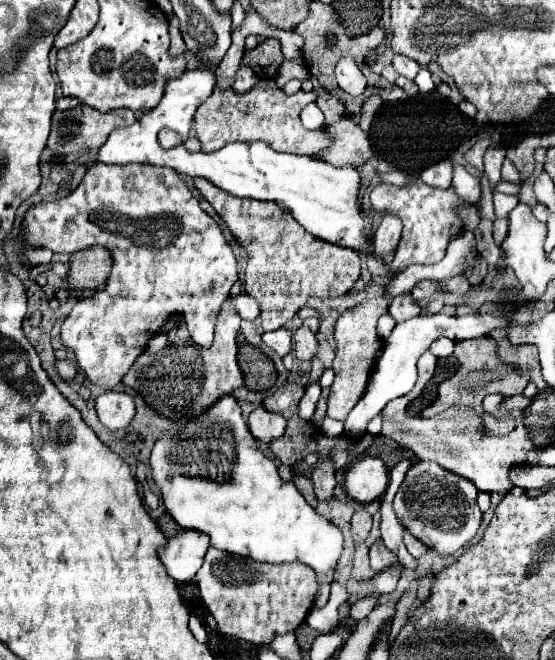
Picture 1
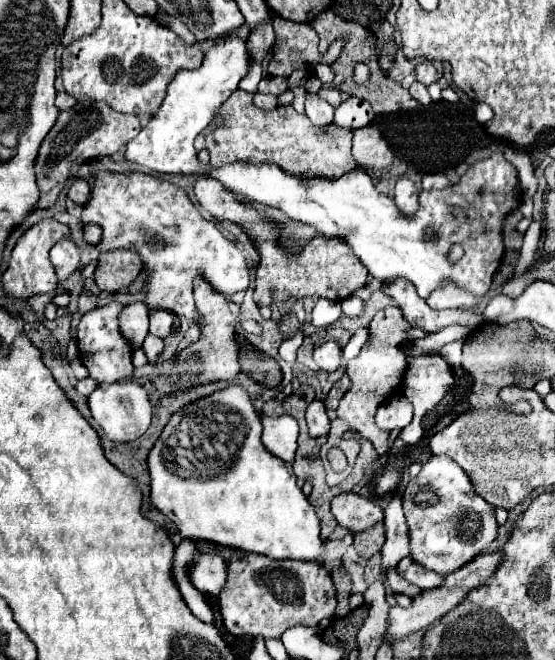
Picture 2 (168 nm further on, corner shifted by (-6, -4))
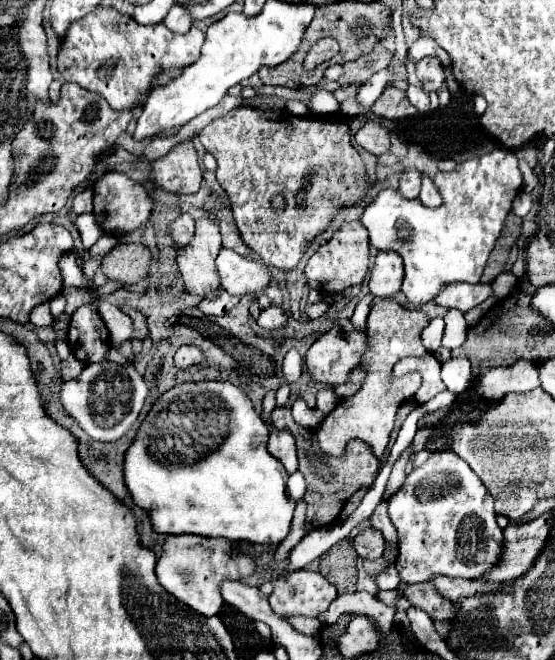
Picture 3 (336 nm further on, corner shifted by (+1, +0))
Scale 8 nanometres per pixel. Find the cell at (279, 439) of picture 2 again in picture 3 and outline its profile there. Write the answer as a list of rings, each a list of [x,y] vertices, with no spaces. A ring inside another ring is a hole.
[[[270,427],[270,439],[268,439],[268,451],[286,467],[288,473],[294,473],[298,469],[298,457],[296,457],[296,445],[290,431],[278,431]]]

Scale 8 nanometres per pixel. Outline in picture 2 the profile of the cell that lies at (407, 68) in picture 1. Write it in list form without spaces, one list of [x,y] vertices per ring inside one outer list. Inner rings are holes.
[[[421,59],[421,61],[415,65],[415,79],[417,79],[419,83],[423,83],[423,85],[429,85],[429,83],[437,81],[437,71],[435,71],[433,63],[427,61],[427,59]]]

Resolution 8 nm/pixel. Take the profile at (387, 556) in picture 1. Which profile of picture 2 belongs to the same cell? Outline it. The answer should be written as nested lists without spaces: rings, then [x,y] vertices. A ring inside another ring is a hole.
[[[387,569],[385,573],[385,583],[395,591],[395,593],[403,593],[409,597],[415,597],[417,593],[421,593],[421,589],[417,585],[411,585],[409,581],[405,581],[395,569]]]

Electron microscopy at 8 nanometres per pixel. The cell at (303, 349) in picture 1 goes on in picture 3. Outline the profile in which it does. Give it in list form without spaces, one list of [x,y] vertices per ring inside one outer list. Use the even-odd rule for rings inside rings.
[[[346,319],[346,325],[332,327],[330,331],[322,333],[312,343],[312,347],[306,351],[306,359],[304,359],[306,373],[316,383],[330,385],[330,387],[342,385],[342,383],[348,381],[350,371],[356,369],[356,367],[360,367],[360,361],[362,361],[364,353],[366,353],[366,329],[356,329],[352,325],[352,321]]]

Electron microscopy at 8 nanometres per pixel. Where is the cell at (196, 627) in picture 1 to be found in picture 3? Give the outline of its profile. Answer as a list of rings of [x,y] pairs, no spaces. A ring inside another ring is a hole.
[[[168,535],[162,545],[162,555],[156,563],[158,583],[204,617],[218,615],[226,605],[222,601],[222,581],[240,581],[256,573],[256,559],[248,555],[232,557],[232,543],[226,539],[210,539],[202,535]]]

